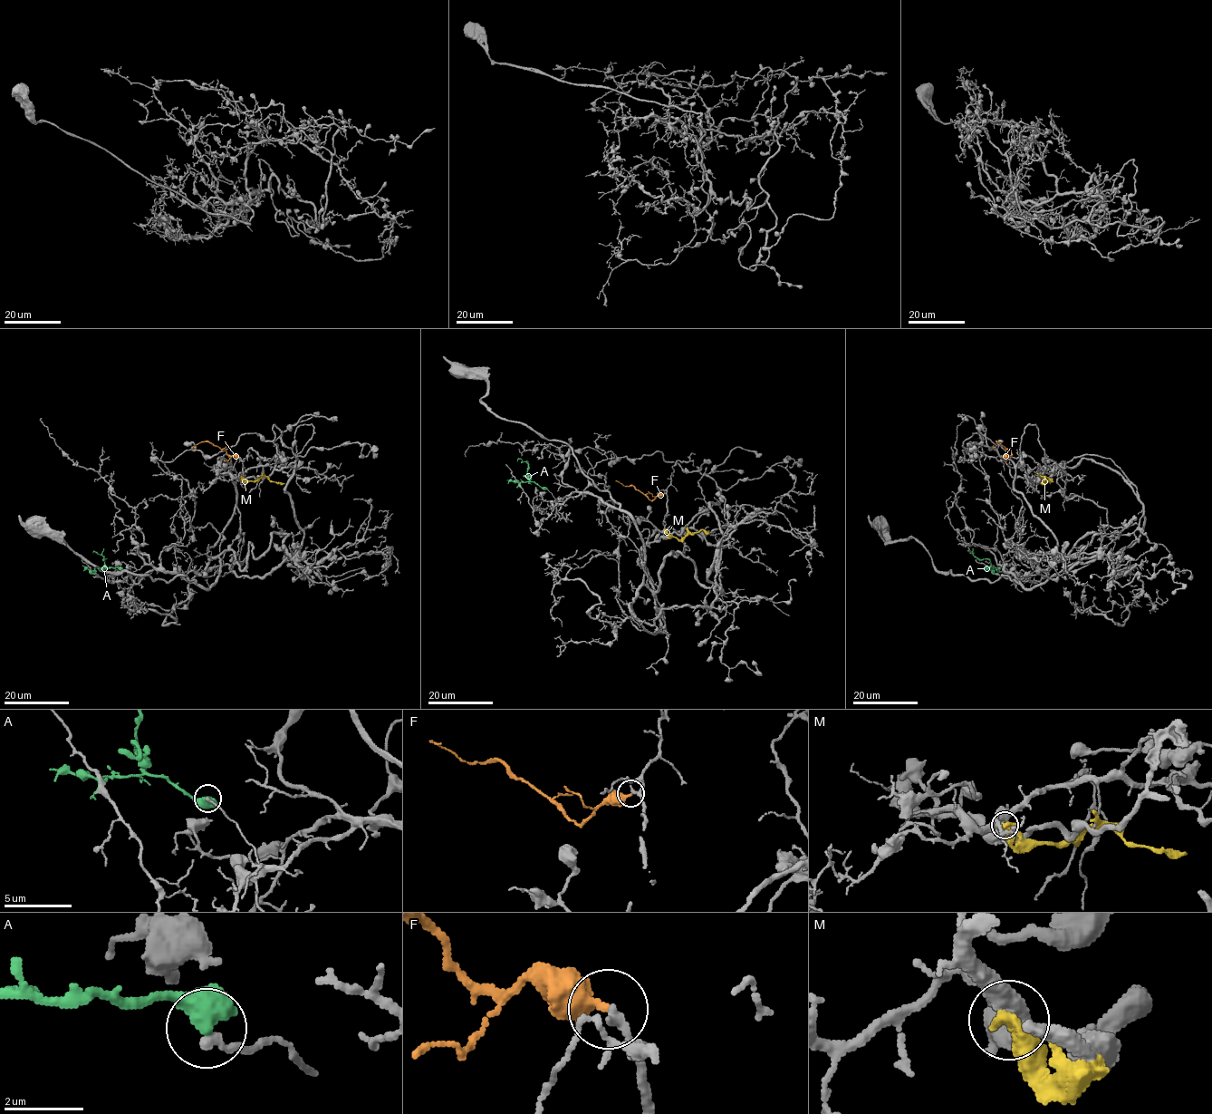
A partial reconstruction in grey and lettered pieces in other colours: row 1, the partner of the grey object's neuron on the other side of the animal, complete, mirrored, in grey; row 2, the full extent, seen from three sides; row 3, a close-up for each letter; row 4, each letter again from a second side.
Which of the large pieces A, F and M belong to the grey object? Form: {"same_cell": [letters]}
{"same_cell": ["F"]}

